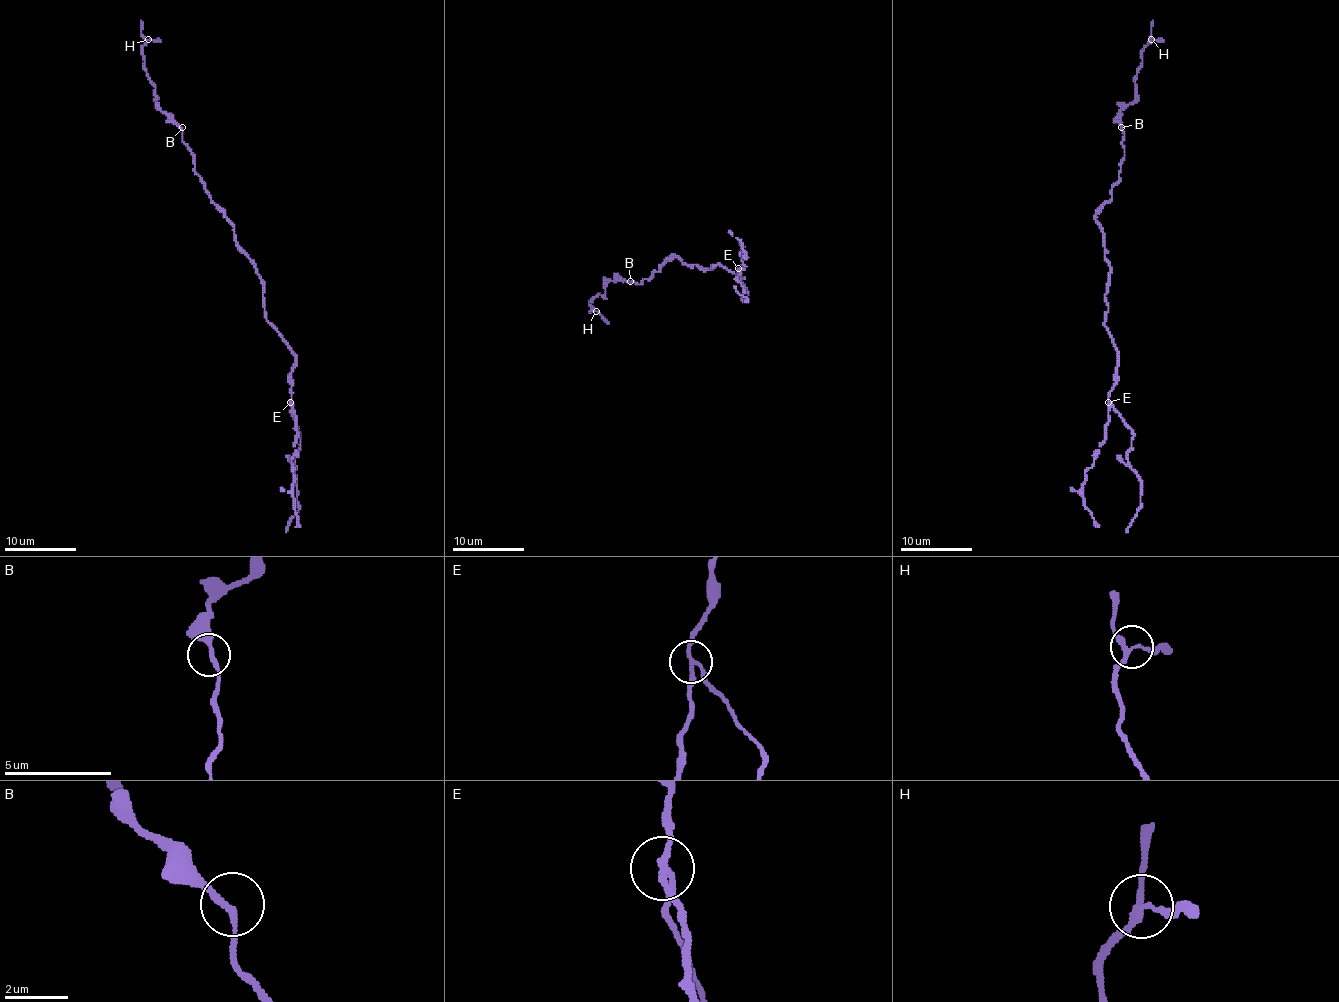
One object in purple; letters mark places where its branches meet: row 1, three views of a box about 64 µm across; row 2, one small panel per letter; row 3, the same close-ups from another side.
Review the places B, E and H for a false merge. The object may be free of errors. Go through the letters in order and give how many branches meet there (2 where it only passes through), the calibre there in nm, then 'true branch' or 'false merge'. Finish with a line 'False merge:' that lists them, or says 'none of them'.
B: branches 2; calibre 190 nm; true branch
E: branches 3; calibre 180 nm; false merge
H: branches 3; calibre 180 nm; true branch
False merge: E

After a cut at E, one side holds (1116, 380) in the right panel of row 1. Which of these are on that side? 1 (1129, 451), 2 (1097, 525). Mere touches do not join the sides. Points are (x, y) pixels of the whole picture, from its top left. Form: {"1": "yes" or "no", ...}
{"1": "no", "2": "yes"}

